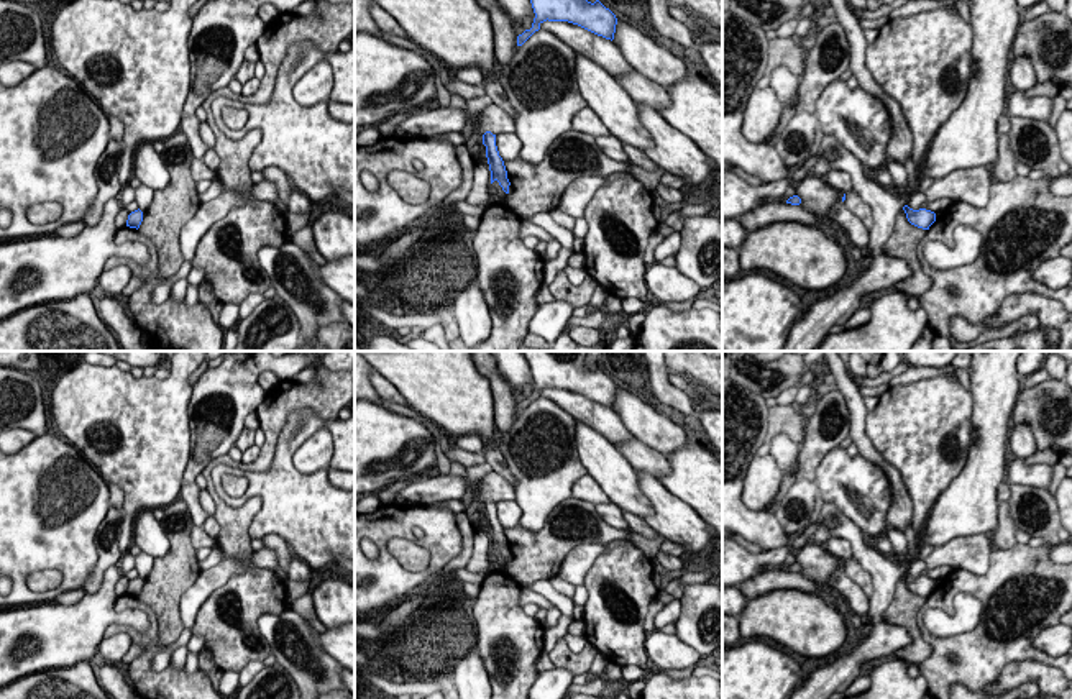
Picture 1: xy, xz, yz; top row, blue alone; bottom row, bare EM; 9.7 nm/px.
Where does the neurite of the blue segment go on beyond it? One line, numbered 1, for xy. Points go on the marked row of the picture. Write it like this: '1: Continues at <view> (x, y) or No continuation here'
1: No continuation here

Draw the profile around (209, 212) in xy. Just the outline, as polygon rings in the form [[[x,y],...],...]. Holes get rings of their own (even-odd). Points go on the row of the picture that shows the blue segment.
[[[223,190],[218,197],[200,203],[197,213],[182,226],[179,235],[184,261],[192,263],[197,244],[213,223],[225,218],[233,207],[245,203],[246,199],[233,190]]]

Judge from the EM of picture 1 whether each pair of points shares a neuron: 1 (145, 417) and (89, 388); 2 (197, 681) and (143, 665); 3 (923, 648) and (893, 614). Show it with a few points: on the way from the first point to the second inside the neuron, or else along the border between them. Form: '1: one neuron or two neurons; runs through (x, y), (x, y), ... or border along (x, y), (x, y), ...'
1: one neuron; runs through (132, 417), (119, 417), (102, 401)
2: one neuron; runs through (183, 681), (155, 680)
3: one neuron; runs through (918, 639), (903, 619)

